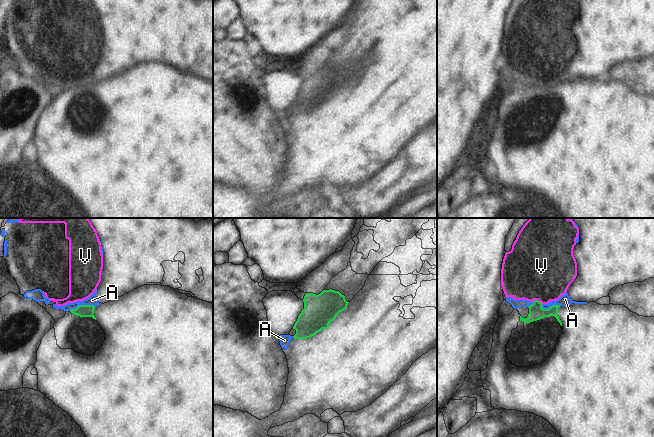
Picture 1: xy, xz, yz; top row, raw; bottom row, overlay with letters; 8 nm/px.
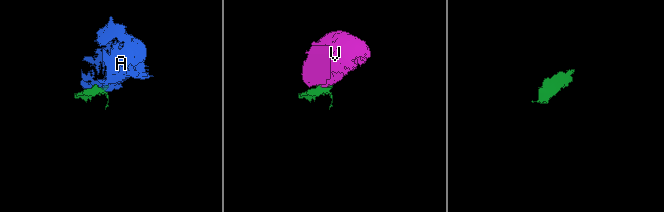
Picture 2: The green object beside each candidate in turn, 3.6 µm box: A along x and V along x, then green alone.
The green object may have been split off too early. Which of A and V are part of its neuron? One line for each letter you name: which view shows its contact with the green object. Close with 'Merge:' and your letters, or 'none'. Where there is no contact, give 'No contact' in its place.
Merge: none.

